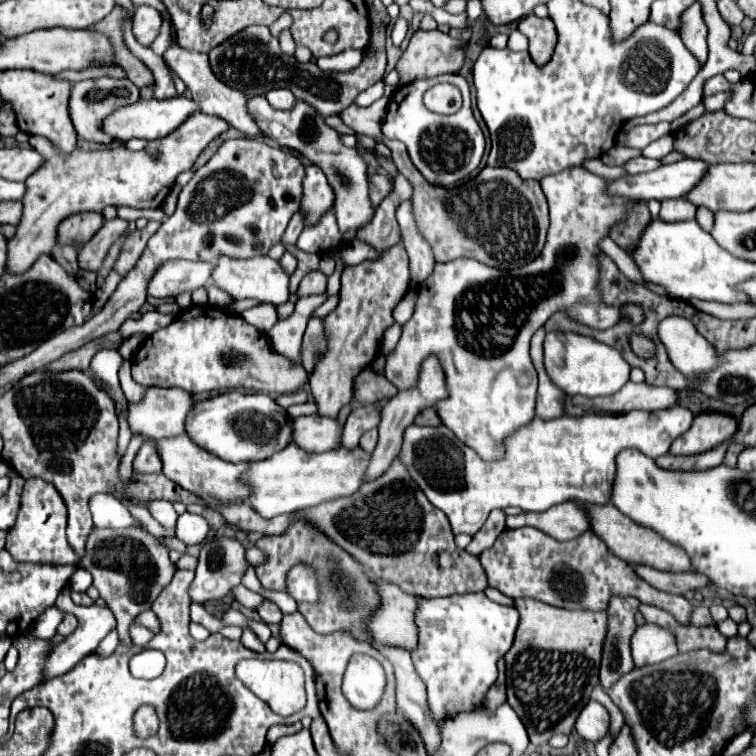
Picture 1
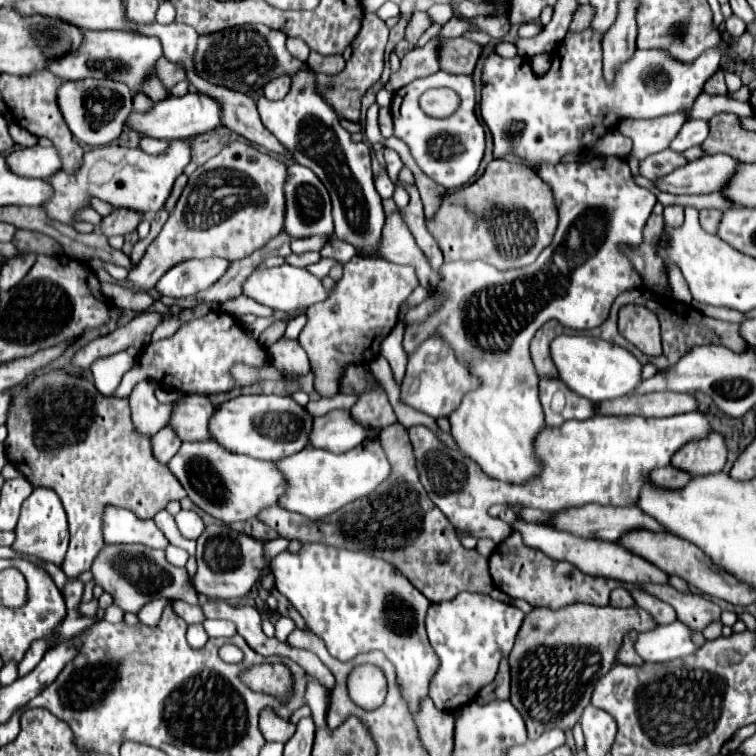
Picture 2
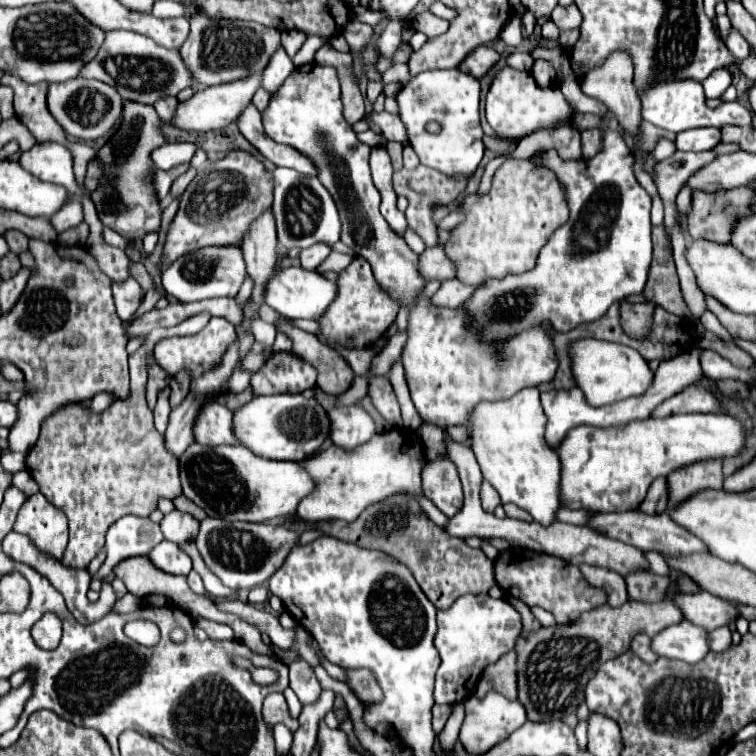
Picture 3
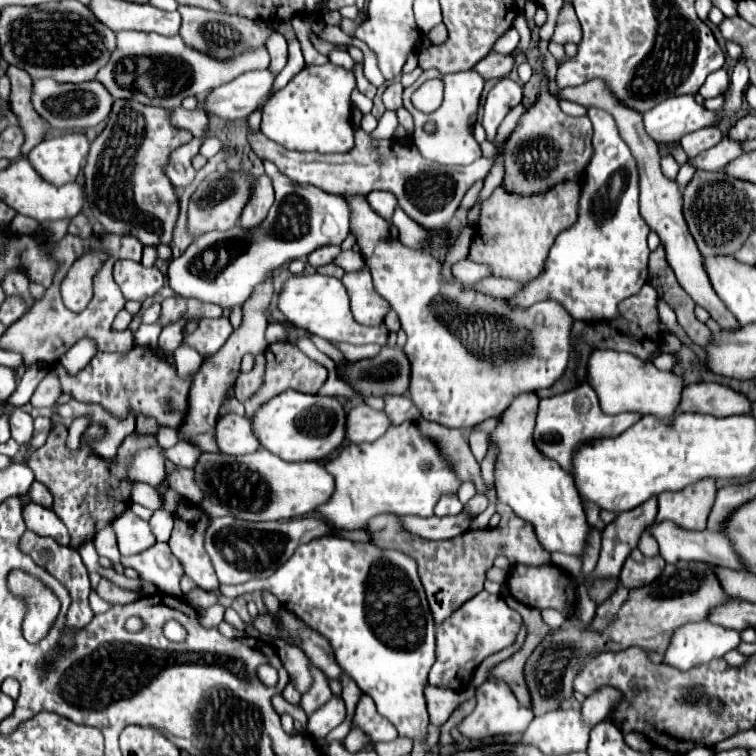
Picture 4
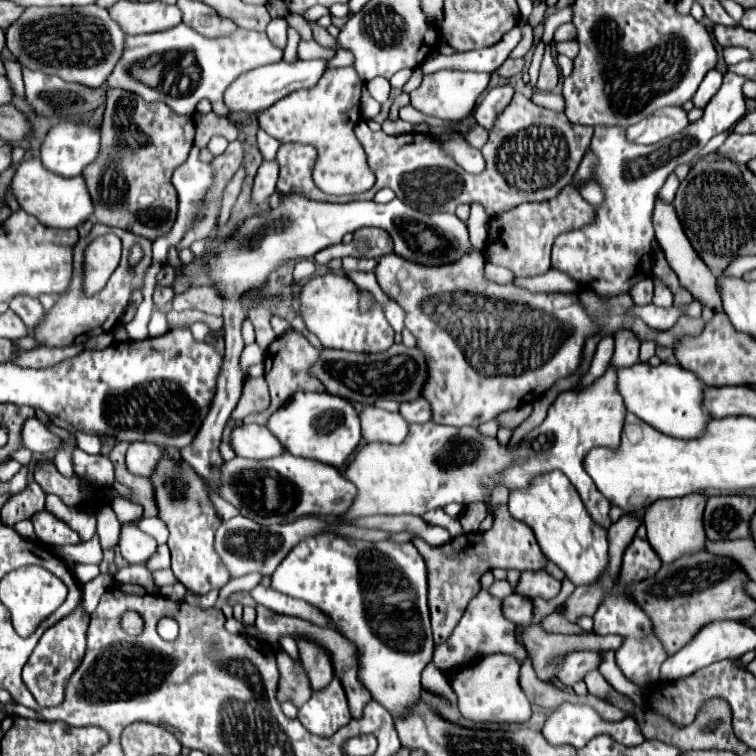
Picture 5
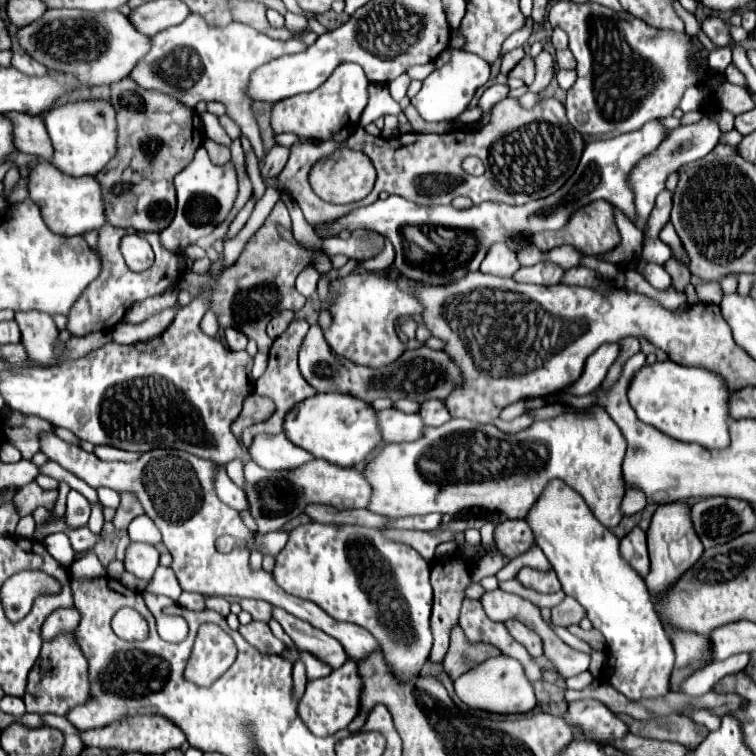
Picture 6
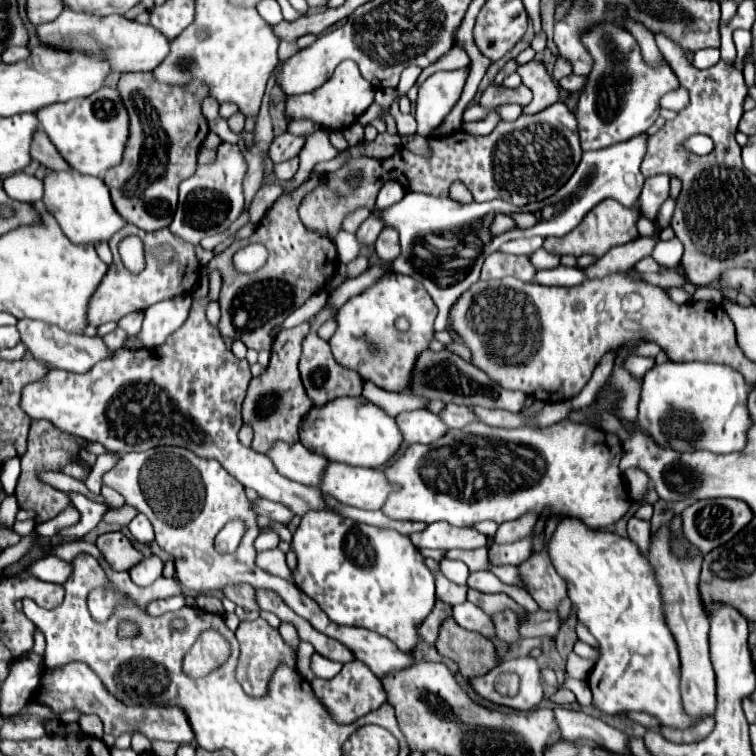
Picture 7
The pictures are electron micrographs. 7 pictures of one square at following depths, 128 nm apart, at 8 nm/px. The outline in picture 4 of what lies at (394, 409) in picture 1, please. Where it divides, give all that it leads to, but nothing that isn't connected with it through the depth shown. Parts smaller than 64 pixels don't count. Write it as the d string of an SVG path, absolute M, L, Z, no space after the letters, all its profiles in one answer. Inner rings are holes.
M324 64L306 66L262 108L262 134L288 150L350 152L354 146L354 126L350 124L350 94L356 78L350 70ZM356 196L356 200L348 200L348 204L352 204L352 232L356 234L356 244L366 258L374 288L396 310L402 330L408 336L404 352L408 352L408 360L412 360L410 396L412 402L420 408L422 418L446 428L470 430L490 416L500 416L518 394L550 388L556 380L562 378L572 352L570 332L574 324L574 318L566 312L566 308L562 308L562 304L556 300L544 300L530 308L520 308L508 306L506 298L494 298L472 288L464 288L456 276L444 278L442 262L434 254L410 252L410 248L404 248L398 240L392 240L388 222L368 206L364 196ZM524 340L532 340L532 344L536 344L536 352L532 352L528 360L500 360L500 364L492 364L498 362L498 358L508 358L524 350Z

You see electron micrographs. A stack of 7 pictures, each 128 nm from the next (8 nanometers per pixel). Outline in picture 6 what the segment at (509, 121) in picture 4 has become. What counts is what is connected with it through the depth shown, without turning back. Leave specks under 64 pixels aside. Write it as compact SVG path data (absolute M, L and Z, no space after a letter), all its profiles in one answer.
M670 222L662 228L662 232L660 232L660 240L666 242L666 244L674 250L674 256L680 256L680 260L684 260L684 250L680 248L680 238L676 236L676 232L674 232L674 228L672 228Z

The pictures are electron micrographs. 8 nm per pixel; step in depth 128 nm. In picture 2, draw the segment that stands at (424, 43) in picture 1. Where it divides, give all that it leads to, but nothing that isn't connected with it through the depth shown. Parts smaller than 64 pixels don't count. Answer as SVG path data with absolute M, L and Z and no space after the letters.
M448 40L444 44L444 52L440 54L440 68L450 74L472 74L476 68L476 62L482 54L482 46L468 40Z

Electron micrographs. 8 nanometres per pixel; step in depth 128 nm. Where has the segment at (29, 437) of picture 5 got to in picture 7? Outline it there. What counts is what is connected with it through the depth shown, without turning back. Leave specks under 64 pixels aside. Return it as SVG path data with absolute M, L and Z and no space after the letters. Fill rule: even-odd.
M176 446L152 448L148 452L130 452L124 454L124 458L110 472L104 474L104 484L118 490L126 498L128 506L148 516L148 520L154 526L158 546L174 556L176 576L180 584L188 590L204 594L212 590L222 590L224 586L236 582L246 582L254 588L268 588L278 592L284 598L284 602L298 616L306 618L318 632L346 644L356 654L356 658L362 660L380 680L390 676L392 672L406 670L416 664L416 658L412 654L408 656L406 652L398 650L396 644L392 644L388 638L364 628L340 626L332 622L320 610L320 606L302 590L298 590L282 578L266 574L254 564L254 540L260 534L256 524L256 512L252 510L252 504L244 494L244 486L236 478L232 478L220 466L220 462L200 458L194 452ZM232 518L242 518L248 524L248 532L234 554L220 554L214 548L214 536Z

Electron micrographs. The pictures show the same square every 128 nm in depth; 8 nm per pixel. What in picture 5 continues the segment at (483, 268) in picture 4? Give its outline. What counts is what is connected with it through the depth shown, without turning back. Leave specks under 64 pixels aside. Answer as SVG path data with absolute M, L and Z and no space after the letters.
M486 264L486 274L498 282L498 284L512 284L514 282L514 272L510 272L508 268L502 268L502 266L496 266L496 264Z

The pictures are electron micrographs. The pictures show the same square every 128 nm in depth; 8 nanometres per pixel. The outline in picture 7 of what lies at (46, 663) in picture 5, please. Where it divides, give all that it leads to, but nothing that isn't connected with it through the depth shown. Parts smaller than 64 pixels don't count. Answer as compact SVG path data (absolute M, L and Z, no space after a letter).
M66 664L64 668L56 670L56 672L48 672L46 668L42 670L40 674L40 684L38 688L34 690L32 694L32 700L36 702L42 702L42 704L48 704L50 708L54 708L56 712L64 712L68 708L78 708L82 710L84 714L96 714L102 724L104 724L104 732L106 734L112 734L112 736L120 736L122 732L142 732L144 736L148 736L150 740L170 740L170 742L176 742L176 744L190 744L194 740L194 732L192 732L192 726L190 726L190 720L186 716L186 712L180 708L180 706L126 706L122 704L118 698L114 698L106 688L104 684L100 682L100 678L86 666L86 664Z

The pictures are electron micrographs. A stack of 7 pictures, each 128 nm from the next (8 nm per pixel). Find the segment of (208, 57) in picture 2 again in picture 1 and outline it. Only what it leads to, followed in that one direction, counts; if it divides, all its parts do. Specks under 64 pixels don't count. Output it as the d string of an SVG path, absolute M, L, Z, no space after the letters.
M372 22L366 56L358 68L348 72L320 70L314 62L300 64L294 56L288 56L280 50L278 38L272 36L266 26L244 28L242 32L224 40L220 46L212 48L208 56L214 76L226 86L244 92L246 96L266 94L272 88L288 88L298 100L304 100L320 110L322 116L338 116L344 108L354 104L360 92L382 80L386 68L386 30Z

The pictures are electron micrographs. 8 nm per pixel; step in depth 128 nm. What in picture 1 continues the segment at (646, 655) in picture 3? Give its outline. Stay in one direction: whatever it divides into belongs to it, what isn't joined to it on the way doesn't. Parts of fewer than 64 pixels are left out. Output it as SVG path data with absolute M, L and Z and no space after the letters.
M612 596L608 606L608 640L604 642L604 656L600 666L600 684L608 688L614 684L624 672L634 668L632 652L630 652L630 638L636 630L634 614L640 602L632 596Z

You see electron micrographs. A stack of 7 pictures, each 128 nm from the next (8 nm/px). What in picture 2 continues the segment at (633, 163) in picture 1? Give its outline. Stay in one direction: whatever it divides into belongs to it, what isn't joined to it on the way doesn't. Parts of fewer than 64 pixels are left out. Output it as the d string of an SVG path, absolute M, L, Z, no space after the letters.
M664 150L664 152L658 152L654 156L644 158L640 162L640 174L646 176L648 180L660 180L684 164L688 164L688 160L680 152Z

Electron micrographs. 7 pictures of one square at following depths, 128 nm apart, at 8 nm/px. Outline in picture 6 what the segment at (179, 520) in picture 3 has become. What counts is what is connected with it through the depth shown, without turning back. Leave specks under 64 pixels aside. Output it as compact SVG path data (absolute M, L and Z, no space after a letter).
M136 516L130 526L128 526L128 534L132 542L146 542L146 544L158 544L160 542L160 532L158 528L152 524L152 520L148 516Z

